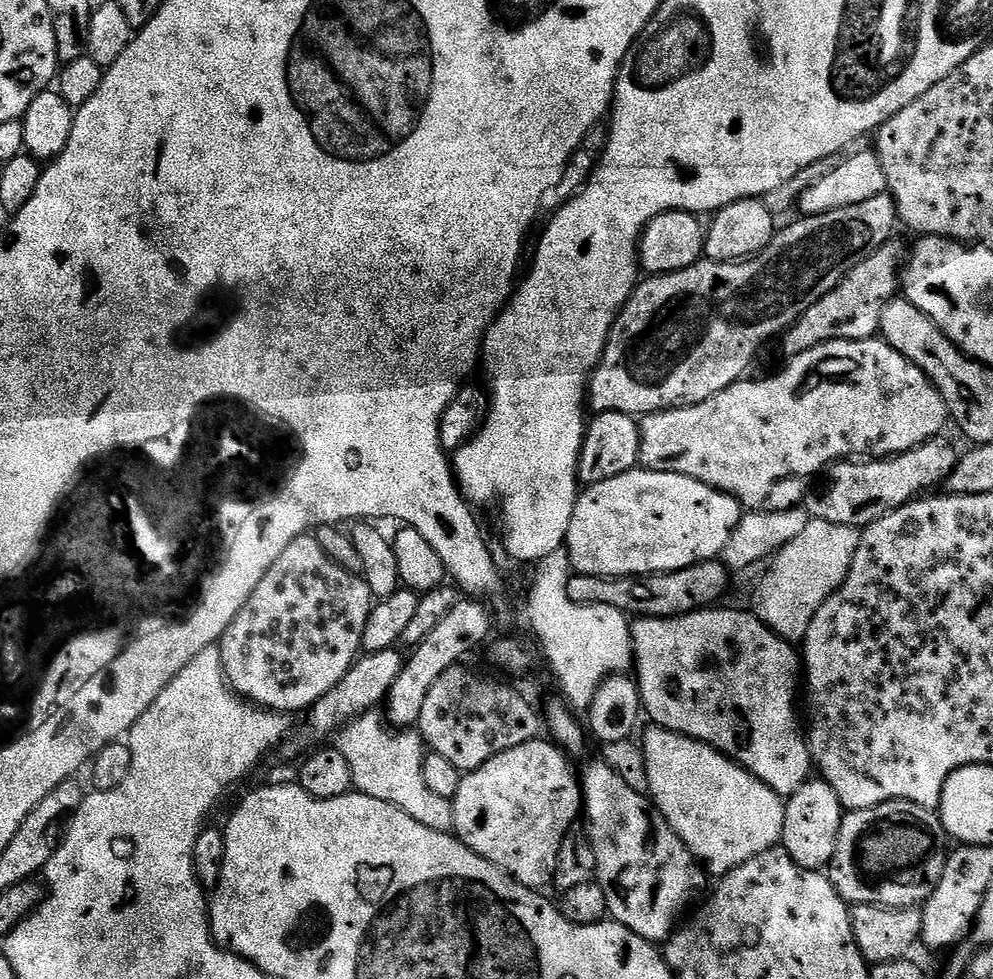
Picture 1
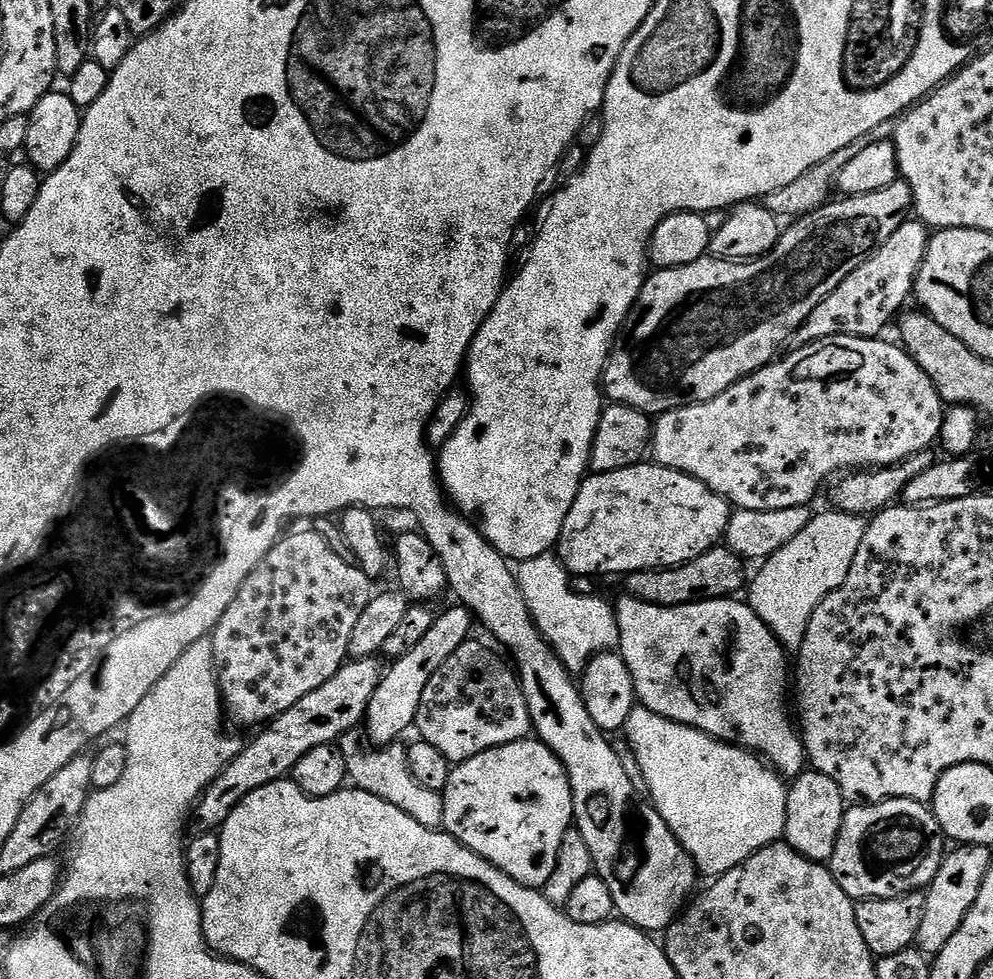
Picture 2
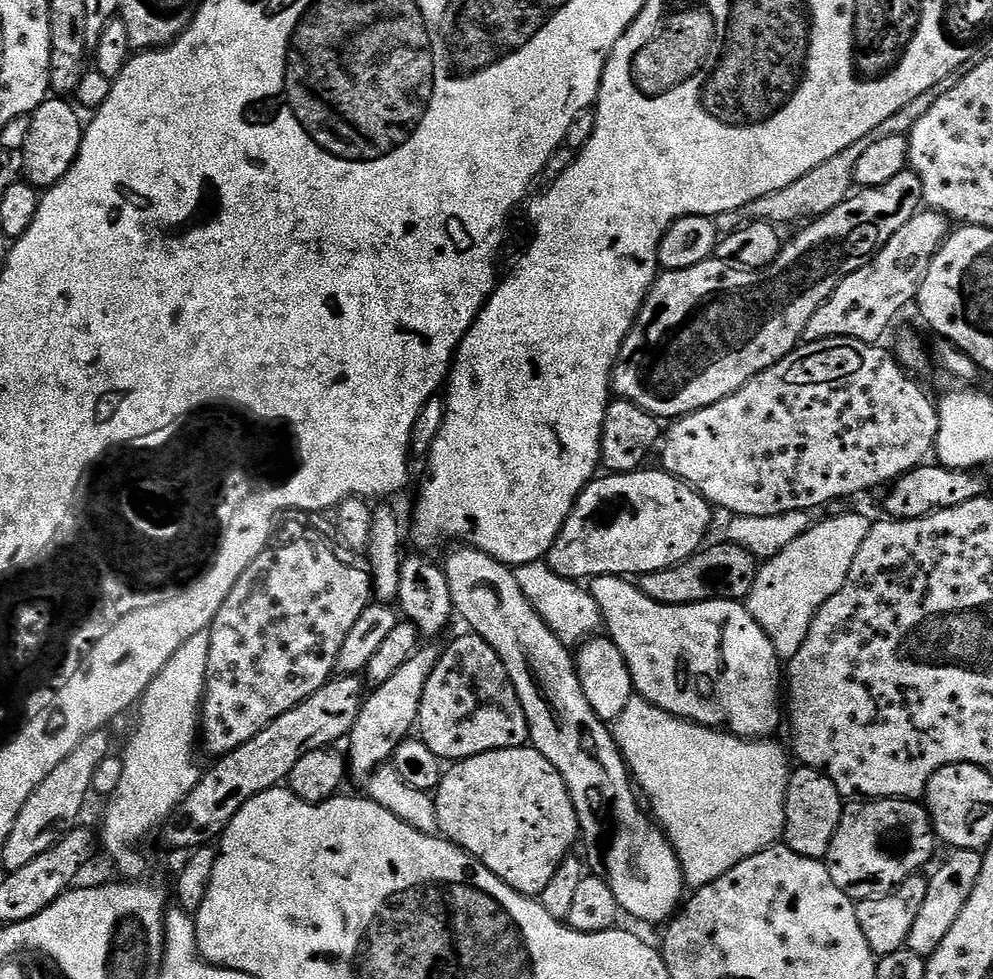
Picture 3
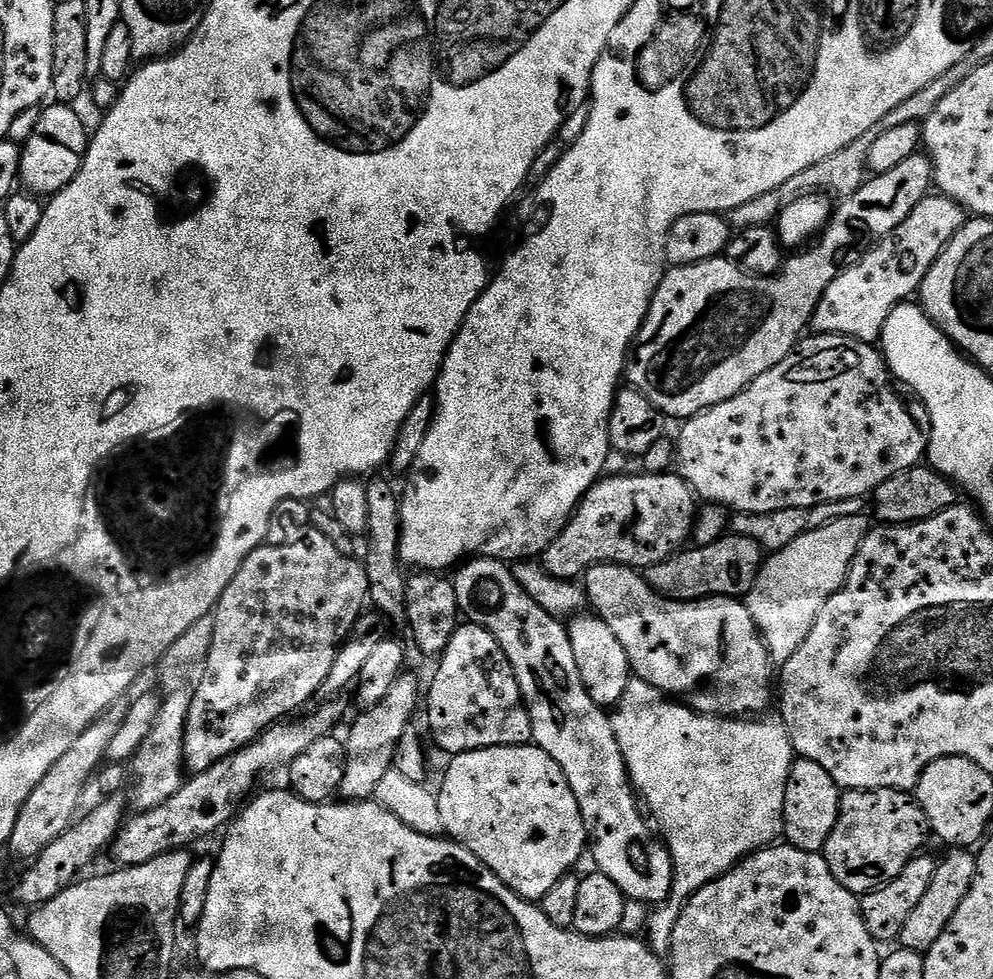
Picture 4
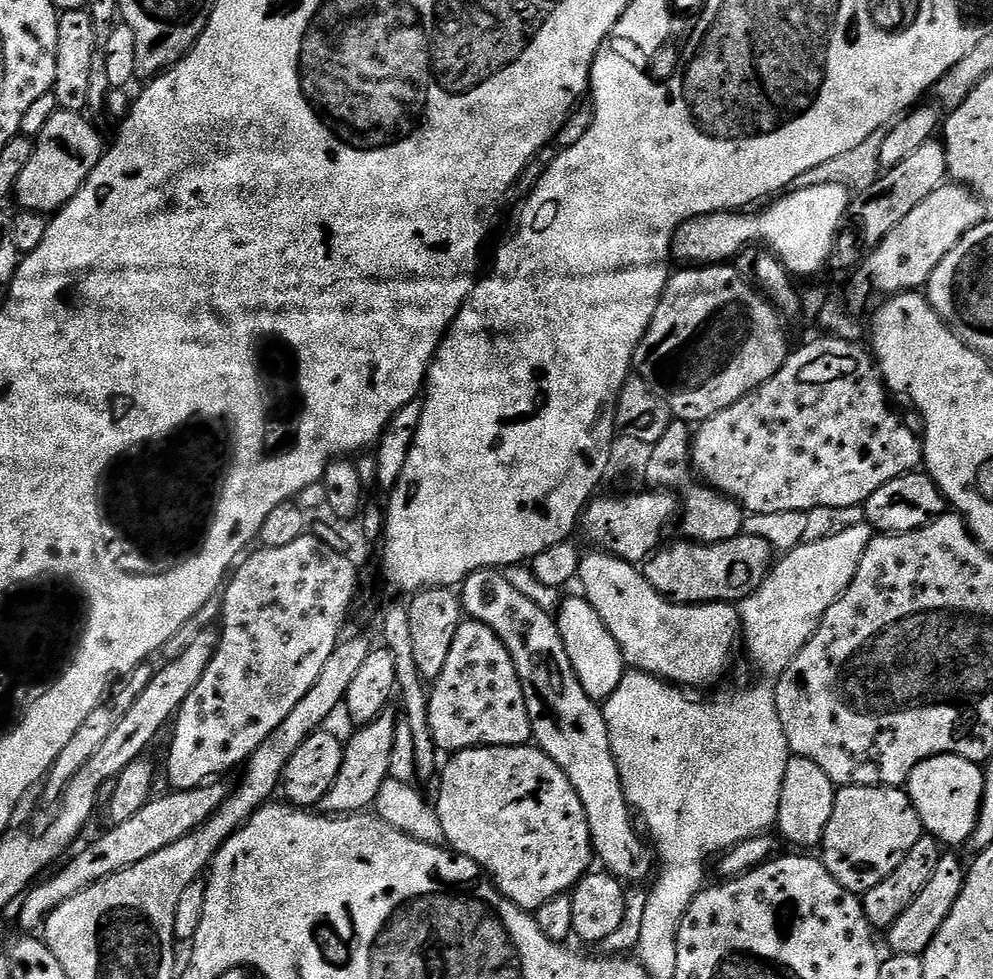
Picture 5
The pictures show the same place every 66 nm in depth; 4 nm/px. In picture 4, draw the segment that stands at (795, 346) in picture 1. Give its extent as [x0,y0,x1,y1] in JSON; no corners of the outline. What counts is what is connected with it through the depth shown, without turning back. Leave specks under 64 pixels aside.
[811,194,966,345]

